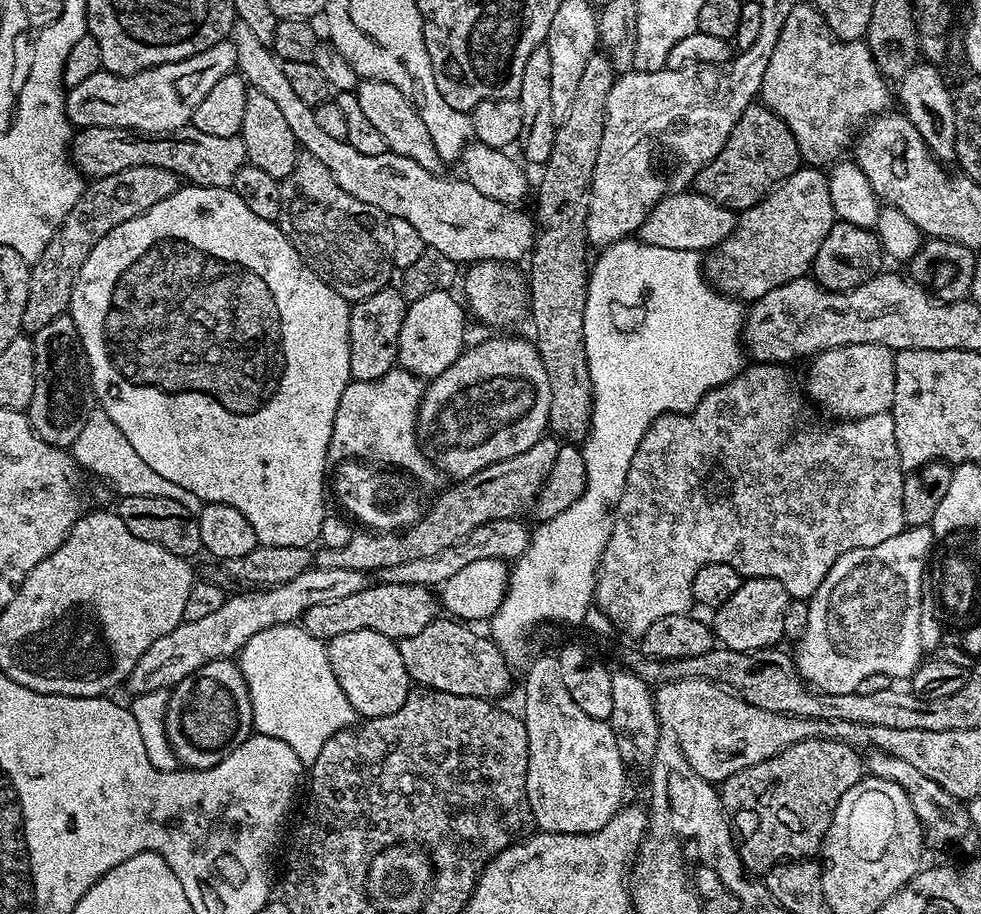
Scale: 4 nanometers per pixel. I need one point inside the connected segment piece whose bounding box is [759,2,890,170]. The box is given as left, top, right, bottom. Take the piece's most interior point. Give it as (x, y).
(824, 88)

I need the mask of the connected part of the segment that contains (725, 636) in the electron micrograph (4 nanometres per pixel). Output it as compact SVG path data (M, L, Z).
M753 576L745 579L744 585L734 593L734 598L721 608L715 609L713 620L714 636L723 647L739 652L753 652L779 645L785 639L783 622L790 597L786 586L769 576Z

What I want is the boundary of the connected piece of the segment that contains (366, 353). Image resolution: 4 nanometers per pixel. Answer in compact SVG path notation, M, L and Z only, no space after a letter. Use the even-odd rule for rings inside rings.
M389 286L362 298L351 305L350 318L350 370L352 380L382 378L391 368L397 367L398 336L408 313L409 301L399 287Z

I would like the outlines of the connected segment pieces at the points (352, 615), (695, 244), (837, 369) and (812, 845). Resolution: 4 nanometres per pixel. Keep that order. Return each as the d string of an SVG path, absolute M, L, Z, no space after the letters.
M372 582L366 590L349 594L339 602L322 602L322 606L310 606L302 617L302 627L311 636L325 642L338 638L338 634L350 634L350 630L374 630L386 634L386 638L400 641L418 634L438 616L438 596L431 587L422 584L387 584Z
M687 190L664 197L654 205L642 222L638 236L652 246L704 254L730 238L737 219L737 213L733 209L722 206L695 190Z
M851 344L828 348L811 357L806 374L811 379L811 397L849 420L866 418L870 414L887 412L894 398L893 349L881 344Z
M803 740L719 785L720 805L738 837L745 873L767 874L785 862L812 858L821 851L842 794L866 775L860 756L841 740Z

